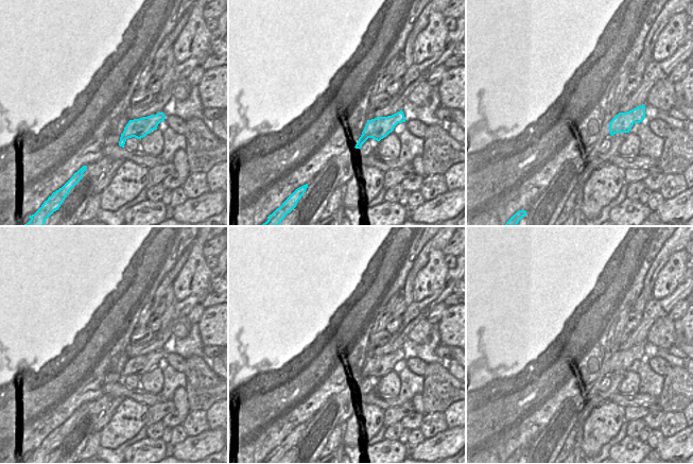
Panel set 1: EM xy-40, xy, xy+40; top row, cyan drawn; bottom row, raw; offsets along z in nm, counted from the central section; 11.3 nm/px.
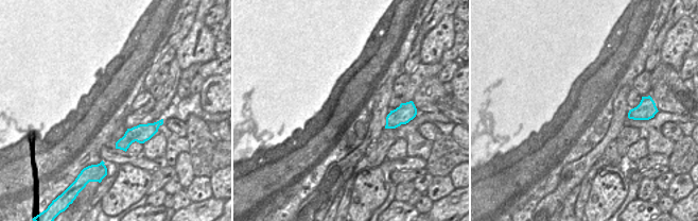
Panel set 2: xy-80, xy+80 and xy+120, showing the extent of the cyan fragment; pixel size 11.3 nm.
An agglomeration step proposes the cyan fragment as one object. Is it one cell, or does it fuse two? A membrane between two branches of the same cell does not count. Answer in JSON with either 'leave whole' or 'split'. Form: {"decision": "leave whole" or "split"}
{"decision": "leave whole"}

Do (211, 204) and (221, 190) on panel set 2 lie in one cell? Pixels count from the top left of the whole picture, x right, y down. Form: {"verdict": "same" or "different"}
{"verdict": "different"}

